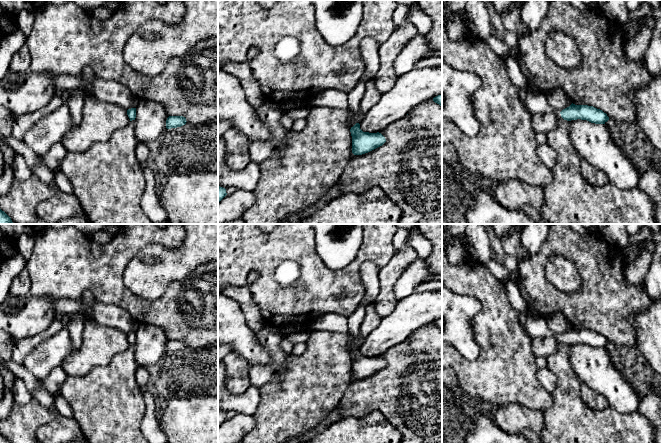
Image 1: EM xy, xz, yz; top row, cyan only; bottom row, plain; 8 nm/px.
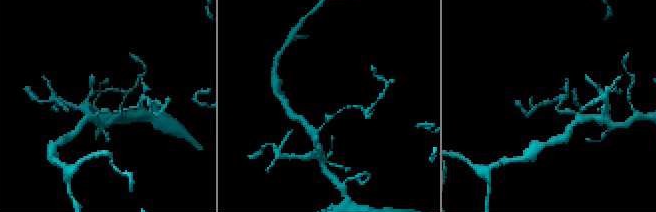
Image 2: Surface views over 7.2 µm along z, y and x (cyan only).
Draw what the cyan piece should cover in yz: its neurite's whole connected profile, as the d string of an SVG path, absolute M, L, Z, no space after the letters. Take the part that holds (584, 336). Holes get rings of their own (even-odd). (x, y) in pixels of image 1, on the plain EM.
M573 327L563 333L560 338L567 345L581 343L595 348L605 348L609 344L607 338L600 333L588 329L575 329Z

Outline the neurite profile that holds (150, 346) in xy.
M140 324L136 331L135 360L137 367L155 364L166 352L169 341L165 331L155 325Z

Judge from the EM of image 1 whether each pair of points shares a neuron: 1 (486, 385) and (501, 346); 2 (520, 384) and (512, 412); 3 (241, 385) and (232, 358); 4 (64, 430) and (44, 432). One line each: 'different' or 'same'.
1: same
2: different
3: same
4: same

